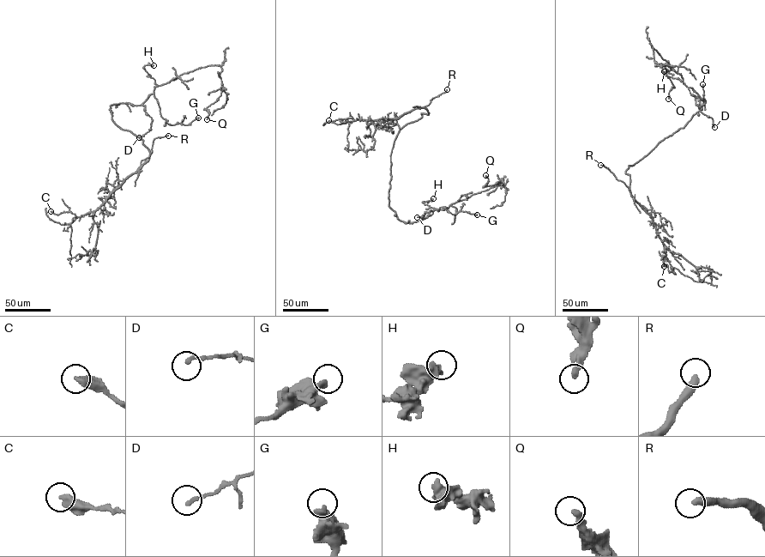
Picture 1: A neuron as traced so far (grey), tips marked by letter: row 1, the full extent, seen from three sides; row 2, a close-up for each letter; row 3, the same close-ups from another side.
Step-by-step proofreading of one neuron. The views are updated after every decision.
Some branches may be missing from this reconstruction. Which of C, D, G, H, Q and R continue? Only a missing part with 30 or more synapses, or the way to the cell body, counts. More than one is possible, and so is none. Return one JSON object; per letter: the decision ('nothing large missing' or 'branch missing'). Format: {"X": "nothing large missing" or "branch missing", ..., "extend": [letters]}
{"C": "nothing large missing", "D": "nothing large missing", "G": "nothing large missing", "H": "nothing large missing", "Q": "nothing large missing", "R": "branch missing", "extend": ["R"]}

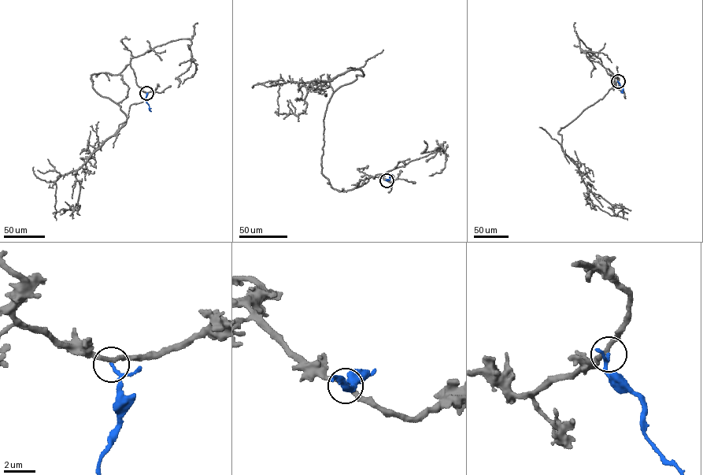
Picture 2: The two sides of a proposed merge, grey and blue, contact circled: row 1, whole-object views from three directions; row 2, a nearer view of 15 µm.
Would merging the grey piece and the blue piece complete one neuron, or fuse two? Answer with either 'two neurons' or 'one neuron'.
two neurons

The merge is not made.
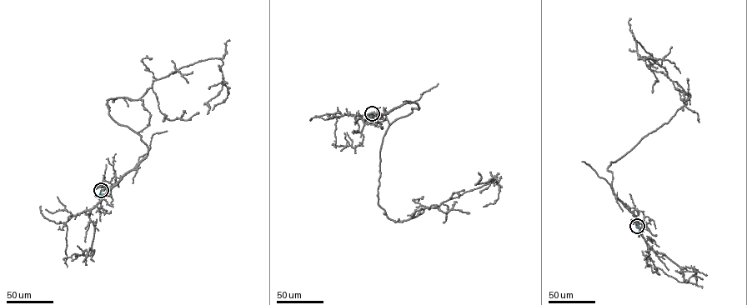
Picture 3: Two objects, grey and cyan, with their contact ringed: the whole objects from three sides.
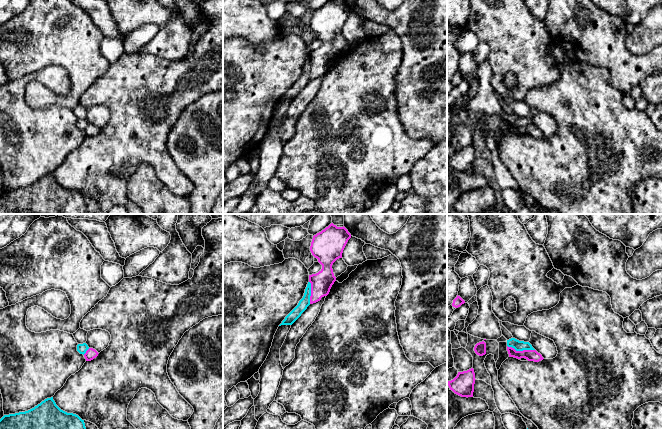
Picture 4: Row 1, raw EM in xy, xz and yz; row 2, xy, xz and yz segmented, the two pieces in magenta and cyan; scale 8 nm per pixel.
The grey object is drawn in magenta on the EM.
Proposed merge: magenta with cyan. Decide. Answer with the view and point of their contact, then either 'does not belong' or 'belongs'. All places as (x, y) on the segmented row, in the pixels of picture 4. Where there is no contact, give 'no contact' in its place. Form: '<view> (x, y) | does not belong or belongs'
yz (521, 351) | does not belong

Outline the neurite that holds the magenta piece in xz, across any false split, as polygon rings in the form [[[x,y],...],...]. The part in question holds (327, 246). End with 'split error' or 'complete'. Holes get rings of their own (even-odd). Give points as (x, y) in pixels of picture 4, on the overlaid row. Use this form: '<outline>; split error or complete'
[[[333,223],[313,236],[310,251],[318,259],[322,269],[316,274],[309,275],[310,304],[329,294],[336,281],[332,265],[337,259],[342,258],[343,250],[350,238],[351,234],[344,226],[337,227]]]; complete

